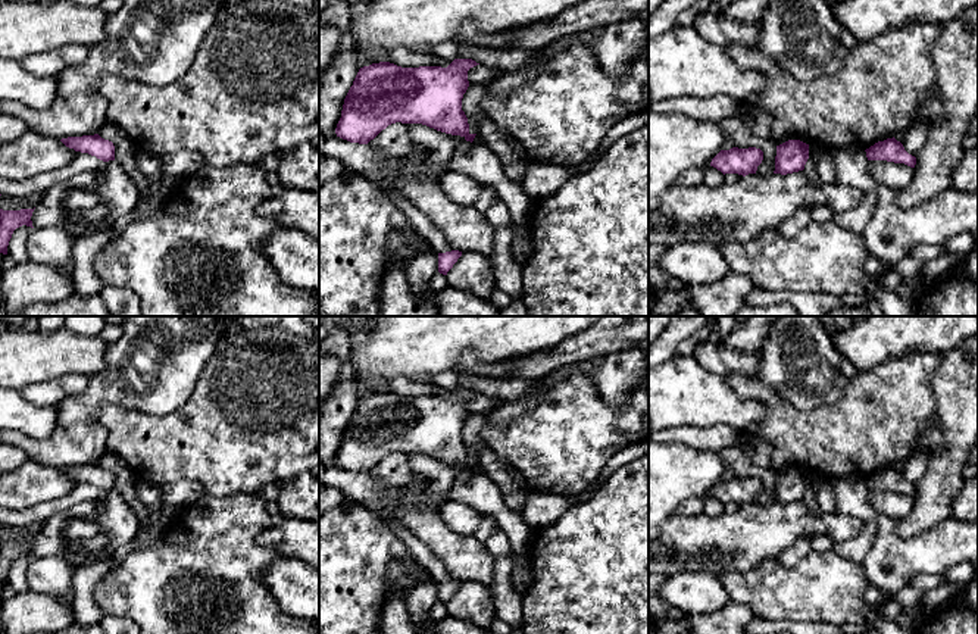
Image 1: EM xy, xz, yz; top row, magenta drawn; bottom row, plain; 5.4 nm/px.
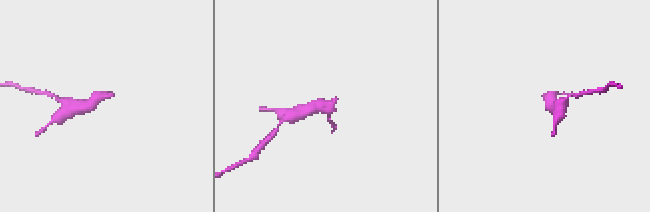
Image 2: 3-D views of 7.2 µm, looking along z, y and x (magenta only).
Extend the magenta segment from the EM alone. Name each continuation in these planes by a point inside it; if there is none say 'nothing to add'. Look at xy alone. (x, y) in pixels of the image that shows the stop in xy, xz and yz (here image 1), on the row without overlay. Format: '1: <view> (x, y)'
nothing to add

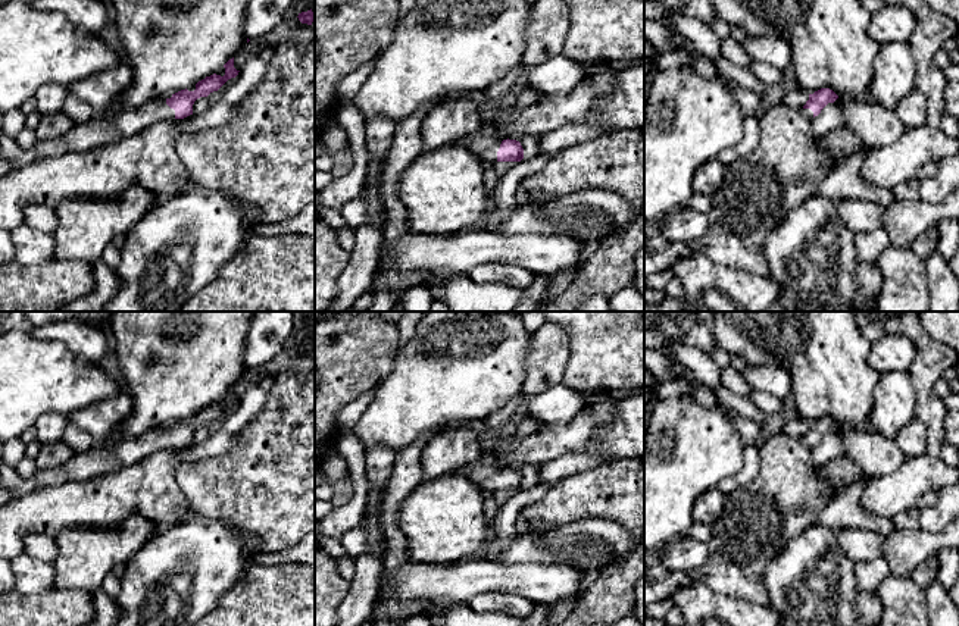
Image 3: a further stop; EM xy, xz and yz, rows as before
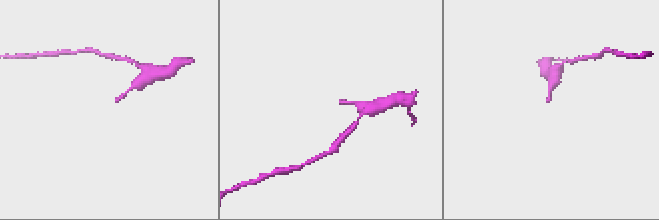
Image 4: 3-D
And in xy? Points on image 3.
1: xy (102, 459)

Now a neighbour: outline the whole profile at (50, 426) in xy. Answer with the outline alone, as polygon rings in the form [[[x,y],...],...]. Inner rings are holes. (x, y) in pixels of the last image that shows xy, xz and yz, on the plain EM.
[[[54,413],[41,414],[34,425],[37,429],[38,441],[41,444],[60,441],[62,433],[68,423],[69,420],[60,414]]]

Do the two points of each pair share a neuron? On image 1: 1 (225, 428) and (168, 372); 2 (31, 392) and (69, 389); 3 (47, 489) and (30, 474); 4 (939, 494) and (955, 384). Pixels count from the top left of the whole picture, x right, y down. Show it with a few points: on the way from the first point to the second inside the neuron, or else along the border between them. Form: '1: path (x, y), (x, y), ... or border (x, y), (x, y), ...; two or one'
1: border (205, 362), (193, 393), (178, 408), (163, 415); two
2: path (40, 392), (61, 389); one
3: path (43, 484), (34, 478); one
4: path (947, 467), (956, 455), (956, 412); one

